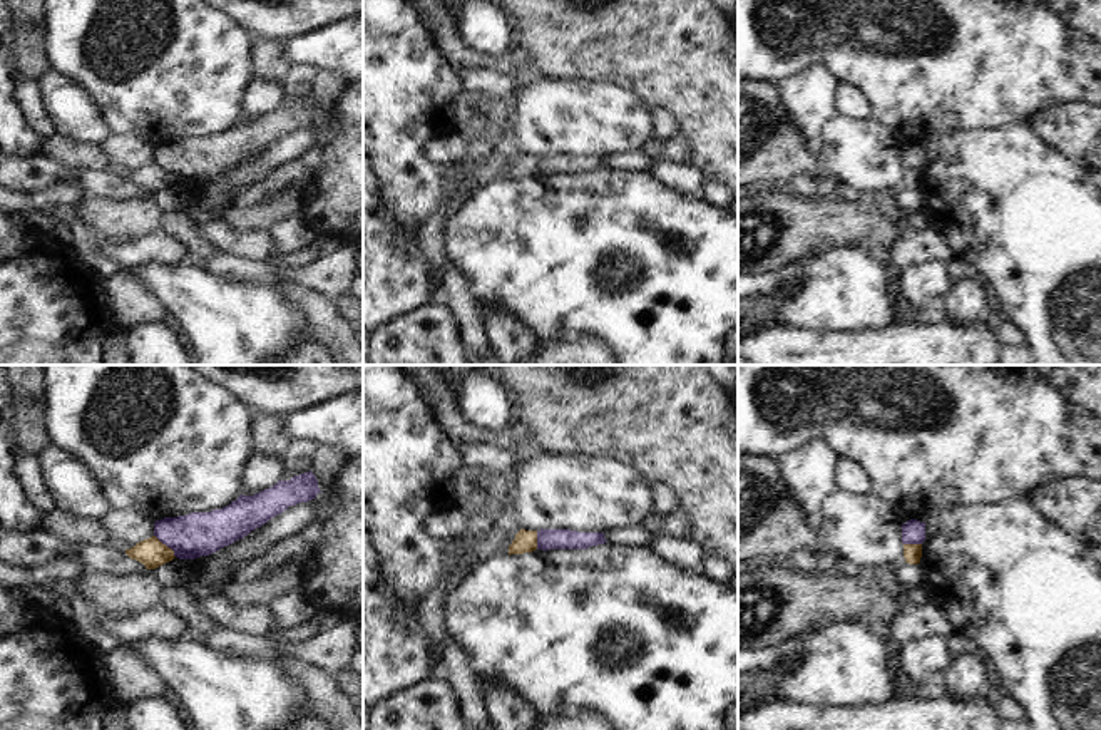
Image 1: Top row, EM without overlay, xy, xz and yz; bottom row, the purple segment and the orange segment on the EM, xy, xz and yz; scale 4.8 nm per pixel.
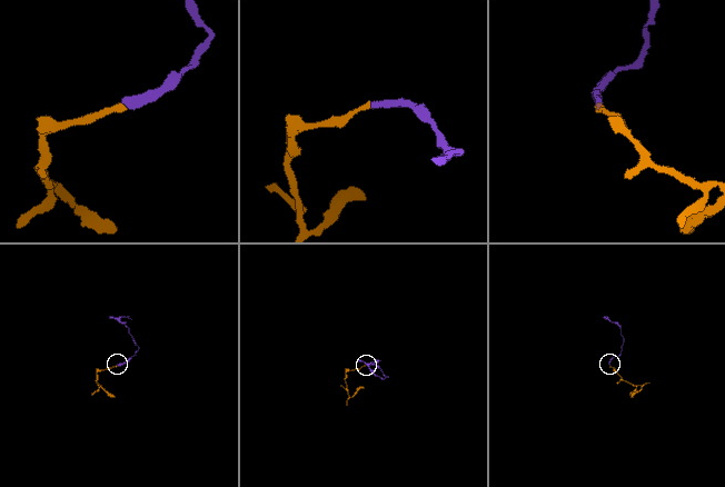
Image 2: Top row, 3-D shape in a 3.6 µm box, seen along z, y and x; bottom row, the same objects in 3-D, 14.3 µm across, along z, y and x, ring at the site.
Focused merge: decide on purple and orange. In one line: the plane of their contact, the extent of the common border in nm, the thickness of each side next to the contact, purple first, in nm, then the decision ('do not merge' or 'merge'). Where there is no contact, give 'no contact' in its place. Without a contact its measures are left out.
xy | 160 nm | 220/140 nm | do not merge

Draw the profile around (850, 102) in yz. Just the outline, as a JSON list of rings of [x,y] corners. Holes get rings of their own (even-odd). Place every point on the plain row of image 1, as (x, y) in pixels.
[[[840,84],[835,95],[837,112],[850,121],[867,121],[872,109],[865,95],[850,84]]]

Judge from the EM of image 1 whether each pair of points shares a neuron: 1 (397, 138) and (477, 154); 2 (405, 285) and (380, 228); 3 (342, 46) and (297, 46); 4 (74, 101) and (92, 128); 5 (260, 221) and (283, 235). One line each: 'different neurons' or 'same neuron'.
1: different neurons
2: same neuron
3: same neuron
4: same neuron
5: different neurons

